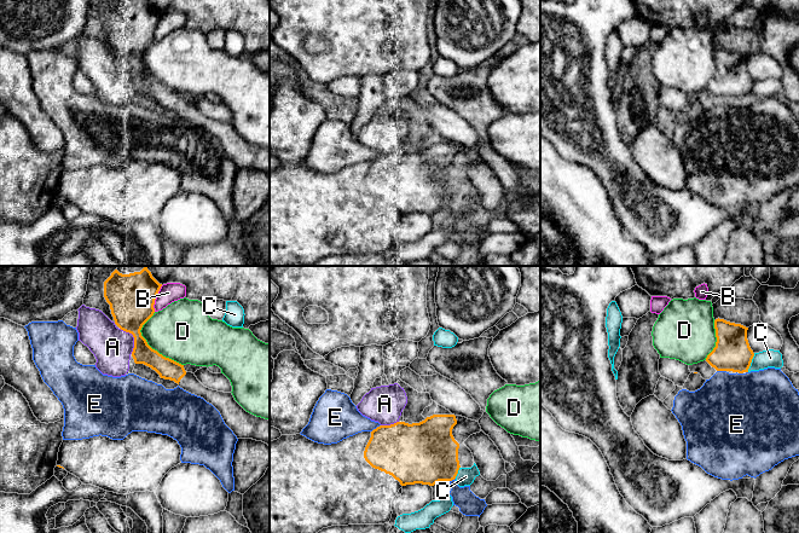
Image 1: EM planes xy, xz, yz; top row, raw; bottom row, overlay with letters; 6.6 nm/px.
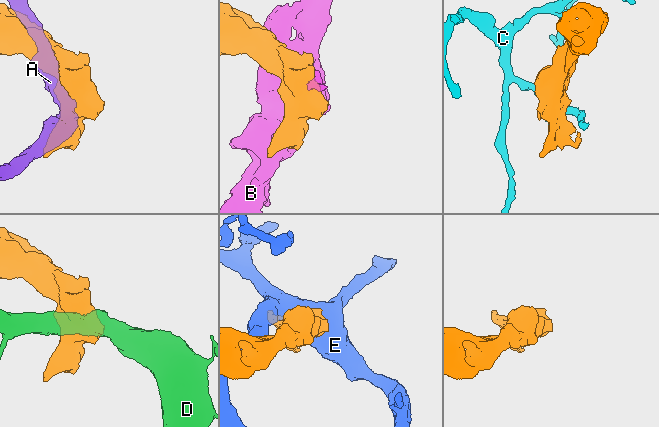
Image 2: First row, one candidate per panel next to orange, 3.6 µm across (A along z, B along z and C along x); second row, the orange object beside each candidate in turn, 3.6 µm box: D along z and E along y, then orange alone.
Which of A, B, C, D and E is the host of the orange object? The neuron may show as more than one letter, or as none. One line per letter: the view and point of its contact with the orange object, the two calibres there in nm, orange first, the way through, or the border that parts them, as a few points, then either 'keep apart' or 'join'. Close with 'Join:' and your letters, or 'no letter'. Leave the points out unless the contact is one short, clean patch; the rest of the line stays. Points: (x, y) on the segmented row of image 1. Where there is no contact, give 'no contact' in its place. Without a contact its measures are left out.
A: xy (134, 339) | 300/260 nm | keep apart
B: xy (155, 299) | 300/130 nm | keep apart
C: yz (751, 361) | 240/120 nm | along yz (754, 353), (747, 371) | keep apart
D: xy (149, 346) | 220/400 nm | keep apart
E: xz (376, 428) | 380/260 nm | keep apart
Join: no letter

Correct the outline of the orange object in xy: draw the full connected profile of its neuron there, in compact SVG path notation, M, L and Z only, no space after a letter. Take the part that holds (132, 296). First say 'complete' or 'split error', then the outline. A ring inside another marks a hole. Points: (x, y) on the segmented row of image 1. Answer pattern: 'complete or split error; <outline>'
split error; M145 266L140 272L122 274L115 270L104 282L104 297L110 305L115 324L134 337L132 357L135 364L155 370L161 378L174 381L184 390L203 398L221 415L237 439L253 439L270 446L270 421L247 412L233 398L204 387L184 365L152 349L141 336L143 325L155 313L160 284Z

